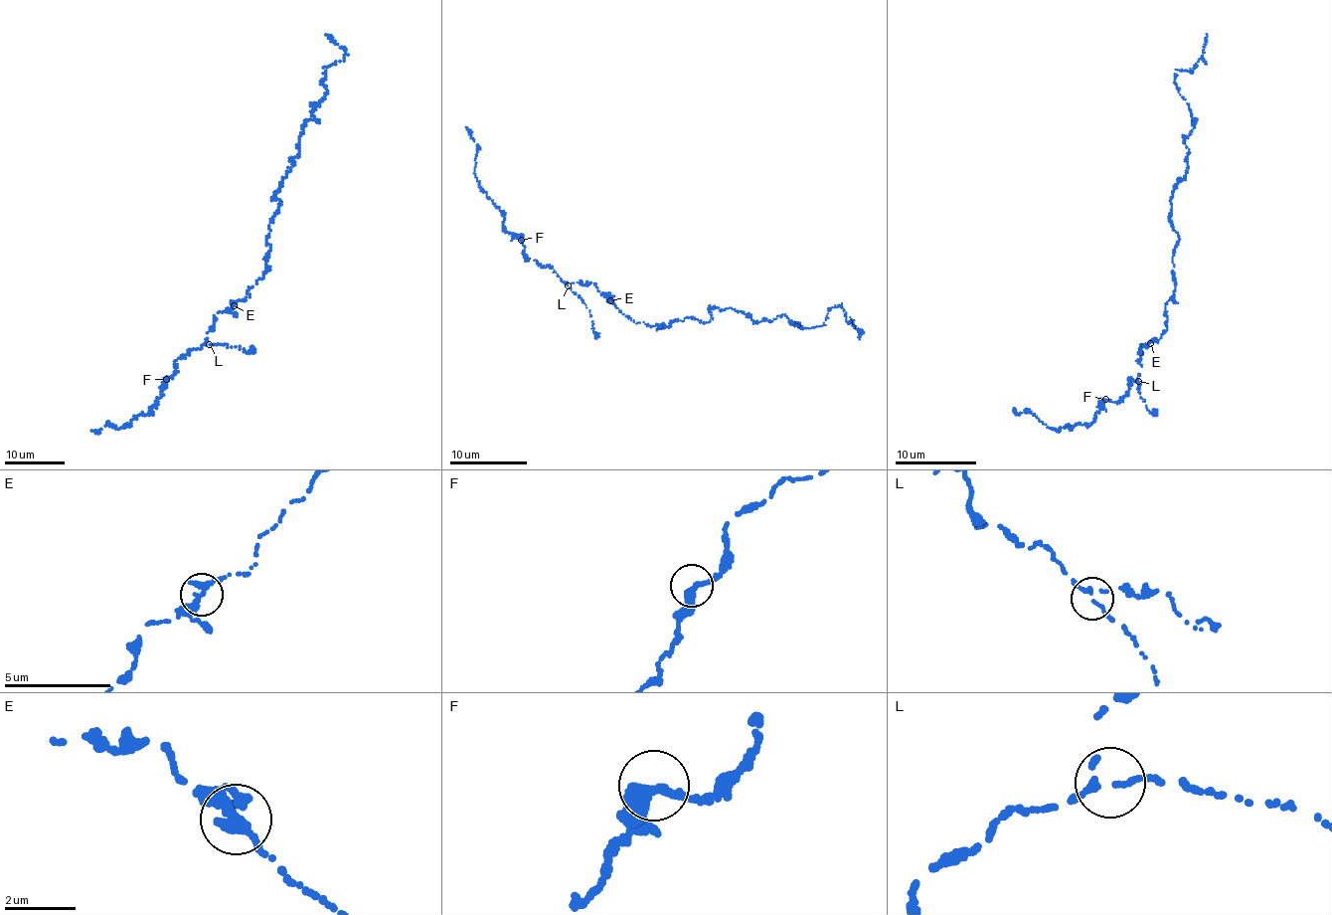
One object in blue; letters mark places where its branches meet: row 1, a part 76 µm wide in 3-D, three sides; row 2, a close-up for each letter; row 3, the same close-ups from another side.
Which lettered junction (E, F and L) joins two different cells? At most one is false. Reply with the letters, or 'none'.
none

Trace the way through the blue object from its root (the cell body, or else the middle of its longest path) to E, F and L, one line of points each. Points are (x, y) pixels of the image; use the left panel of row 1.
E: (267, 262), (264, 275), (249, 289), (249, 296), (233, 305)
F: (267, 262), (264, 275), (249, 289), (249, 296), (217, 313), (207, 343), (175, 360), (174, 376), (166, 379)
L: (267, 262), (264, 275), (249, 289), (249, 296), (217, 313), (215, 325), (207, 333), (209, 344)

